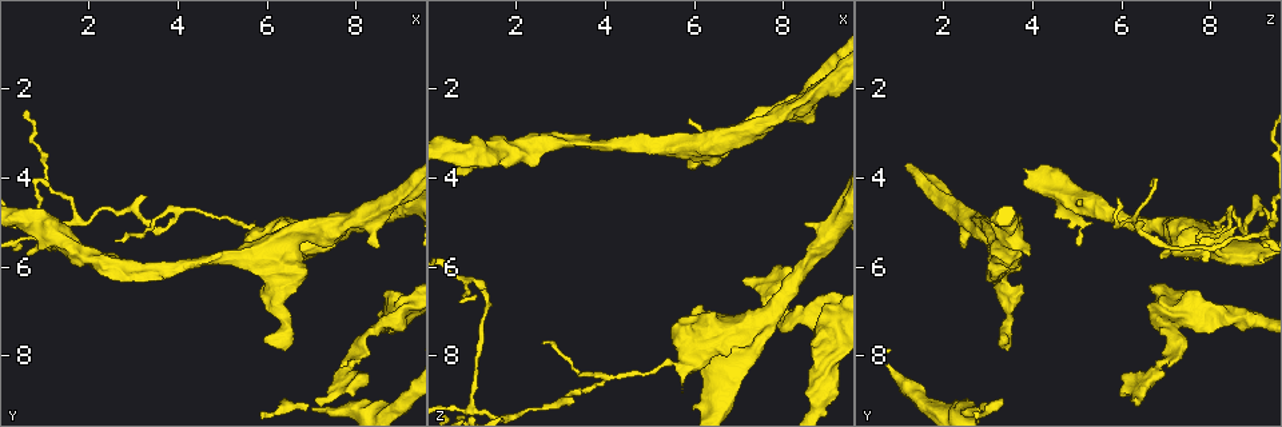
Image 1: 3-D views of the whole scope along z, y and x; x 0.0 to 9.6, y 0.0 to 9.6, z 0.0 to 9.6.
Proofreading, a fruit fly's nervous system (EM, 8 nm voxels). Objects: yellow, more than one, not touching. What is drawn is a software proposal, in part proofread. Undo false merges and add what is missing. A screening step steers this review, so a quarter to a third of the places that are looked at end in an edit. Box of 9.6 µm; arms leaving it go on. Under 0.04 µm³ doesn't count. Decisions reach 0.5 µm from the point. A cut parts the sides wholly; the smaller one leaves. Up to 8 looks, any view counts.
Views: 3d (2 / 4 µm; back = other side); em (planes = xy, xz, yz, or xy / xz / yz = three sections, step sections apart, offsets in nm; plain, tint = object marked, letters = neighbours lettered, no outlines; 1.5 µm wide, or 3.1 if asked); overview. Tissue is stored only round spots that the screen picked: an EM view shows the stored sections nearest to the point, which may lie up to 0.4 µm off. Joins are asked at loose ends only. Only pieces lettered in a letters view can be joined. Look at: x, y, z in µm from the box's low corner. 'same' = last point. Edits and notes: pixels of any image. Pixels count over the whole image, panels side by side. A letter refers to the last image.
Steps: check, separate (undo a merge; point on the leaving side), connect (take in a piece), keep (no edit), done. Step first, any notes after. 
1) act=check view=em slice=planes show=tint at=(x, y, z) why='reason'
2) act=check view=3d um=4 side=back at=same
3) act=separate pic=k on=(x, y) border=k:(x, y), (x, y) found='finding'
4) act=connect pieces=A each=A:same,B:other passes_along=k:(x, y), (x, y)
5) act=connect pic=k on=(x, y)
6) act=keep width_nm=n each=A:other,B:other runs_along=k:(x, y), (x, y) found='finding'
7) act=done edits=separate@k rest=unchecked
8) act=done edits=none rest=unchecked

act=check view=3d um=4 at=(8.50, 5.60, 2.40) why='free end'

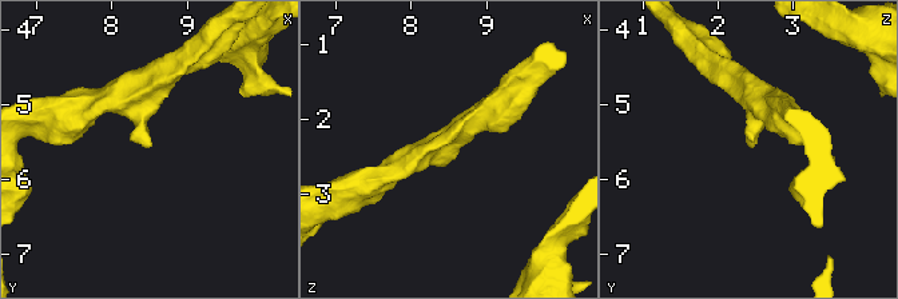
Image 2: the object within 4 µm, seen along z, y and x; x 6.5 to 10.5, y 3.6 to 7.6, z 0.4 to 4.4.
act=check view=em slice=xy step=8 show=letters at=(8.50, 5.65, 2.45) why='shape alone is not enough'

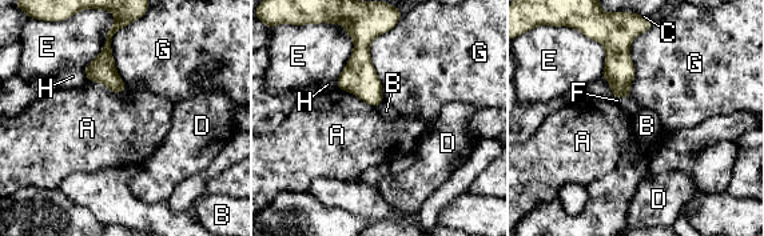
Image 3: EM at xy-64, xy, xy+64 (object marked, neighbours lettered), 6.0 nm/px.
act=check view=em slice=planes show=letters at=same why='another direction'

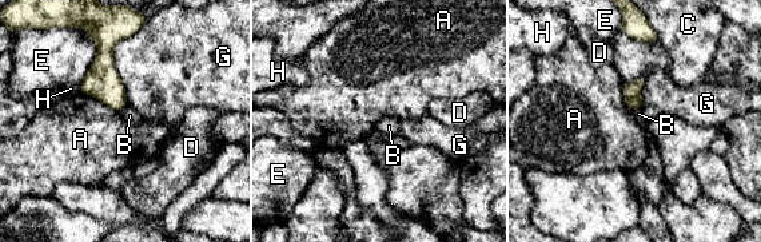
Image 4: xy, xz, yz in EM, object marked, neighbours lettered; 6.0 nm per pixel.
act=keep each=A:other,B:other,C:other,D:other,E:other,G:other,H:other border=4:(127, 104), (120, 111) found='no lettered piece goes on from it'

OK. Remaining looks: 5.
act=check view=3d um=4 at=(7.10, 8.90, 6.30) why='free end'

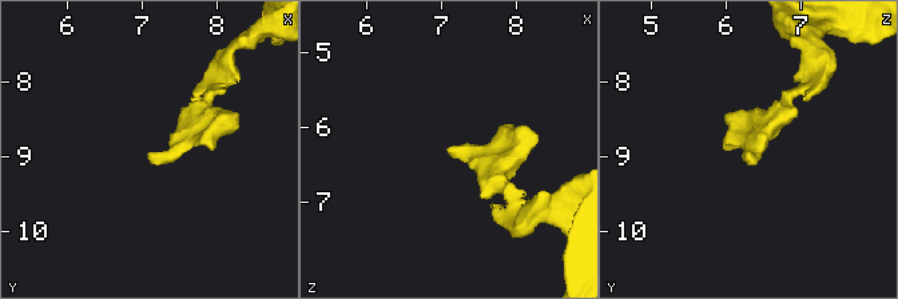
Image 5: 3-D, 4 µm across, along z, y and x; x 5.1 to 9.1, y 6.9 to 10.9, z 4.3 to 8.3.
act=check view=em slice=planes show=tint at=(7.10, 9.00, 6.35)

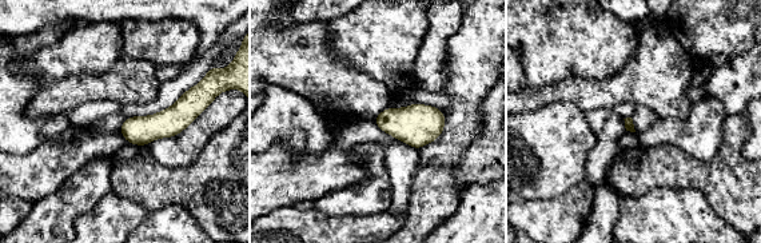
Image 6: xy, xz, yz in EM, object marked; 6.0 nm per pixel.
act=check view=em slice=planes show=letters at=same why='what lies round it'

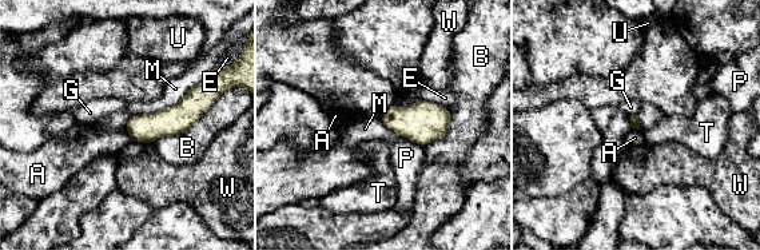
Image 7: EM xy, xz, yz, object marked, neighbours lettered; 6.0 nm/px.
act=keep longest_contact=M:600nm each=A:other,B:other,E:other,G:other,M:other,P:other,T:other,U:other,W:other border=7:(207, 75), (124, 129) found='no lettered piece goes on from it'

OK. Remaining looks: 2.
act=done edits=none rest=unchecked

